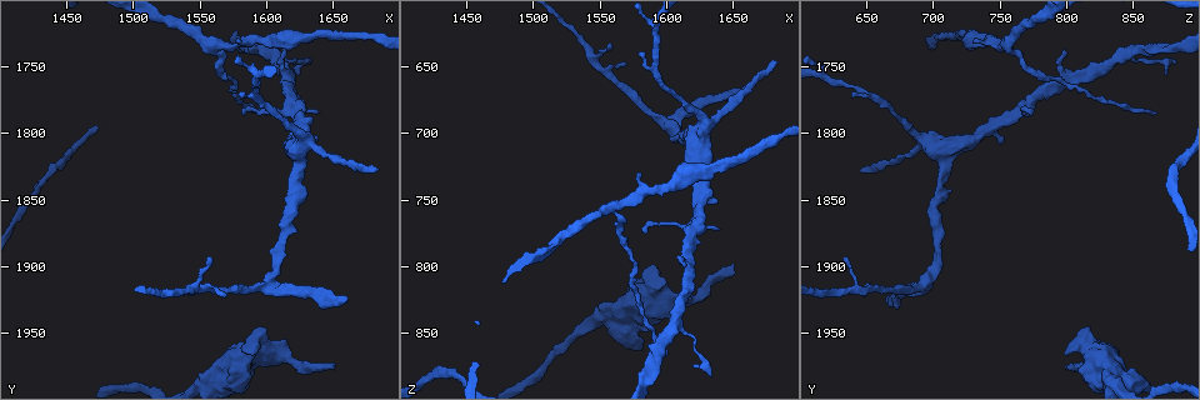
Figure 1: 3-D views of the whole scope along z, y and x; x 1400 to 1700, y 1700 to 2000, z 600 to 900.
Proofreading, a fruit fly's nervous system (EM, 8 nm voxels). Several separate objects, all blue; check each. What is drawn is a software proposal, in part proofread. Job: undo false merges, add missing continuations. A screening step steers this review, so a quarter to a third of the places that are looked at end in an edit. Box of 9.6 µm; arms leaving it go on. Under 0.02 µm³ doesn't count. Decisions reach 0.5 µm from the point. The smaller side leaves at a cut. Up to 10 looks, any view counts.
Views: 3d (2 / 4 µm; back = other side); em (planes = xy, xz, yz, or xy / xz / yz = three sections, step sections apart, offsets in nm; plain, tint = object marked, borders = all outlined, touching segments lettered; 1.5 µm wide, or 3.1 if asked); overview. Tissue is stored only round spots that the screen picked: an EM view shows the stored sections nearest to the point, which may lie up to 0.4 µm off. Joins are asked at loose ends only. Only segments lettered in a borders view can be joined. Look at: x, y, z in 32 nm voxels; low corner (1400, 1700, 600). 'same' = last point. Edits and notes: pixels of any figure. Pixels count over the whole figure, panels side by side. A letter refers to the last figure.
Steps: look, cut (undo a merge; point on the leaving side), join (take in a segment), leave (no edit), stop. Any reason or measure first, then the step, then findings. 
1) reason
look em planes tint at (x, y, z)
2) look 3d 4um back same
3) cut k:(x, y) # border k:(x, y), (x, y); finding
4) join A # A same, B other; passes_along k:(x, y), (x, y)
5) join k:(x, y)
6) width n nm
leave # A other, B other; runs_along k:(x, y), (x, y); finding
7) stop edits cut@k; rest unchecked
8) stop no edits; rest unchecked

free end
look em planes borders at (1662, 1926, 664)

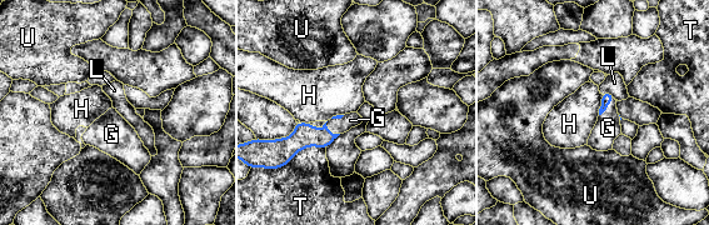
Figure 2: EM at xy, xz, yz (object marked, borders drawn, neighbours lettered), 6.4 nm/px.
join G # G same, H other, L other, T other, U other; the neuron continues

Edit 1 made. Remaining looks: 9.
an open end
look 3d 4um at (1684, 1828, 646)

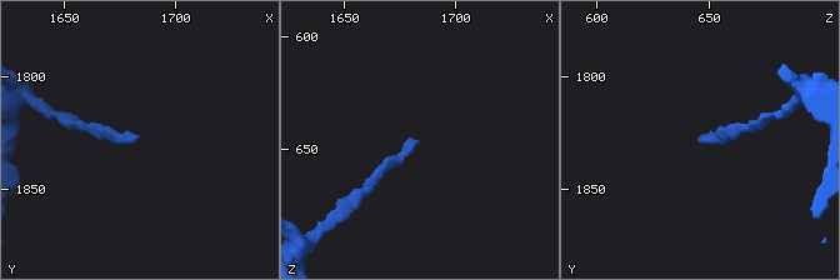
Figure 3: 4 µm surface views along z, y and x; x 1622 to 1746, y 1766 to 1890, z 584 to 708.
need the tissue
look em planes borders at (1683, 1827, 648)

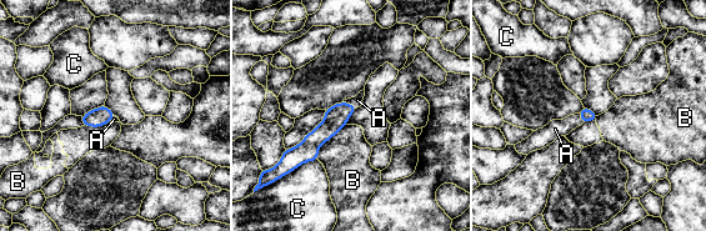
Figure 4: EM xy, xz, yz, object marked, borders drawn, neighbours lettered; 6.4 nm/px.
join A # A same, B other, C other; passes_along 4:(336, 116), (350, 105), (357, 100); the neuron continues

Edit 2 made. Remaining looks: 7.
see it whole again
look overview

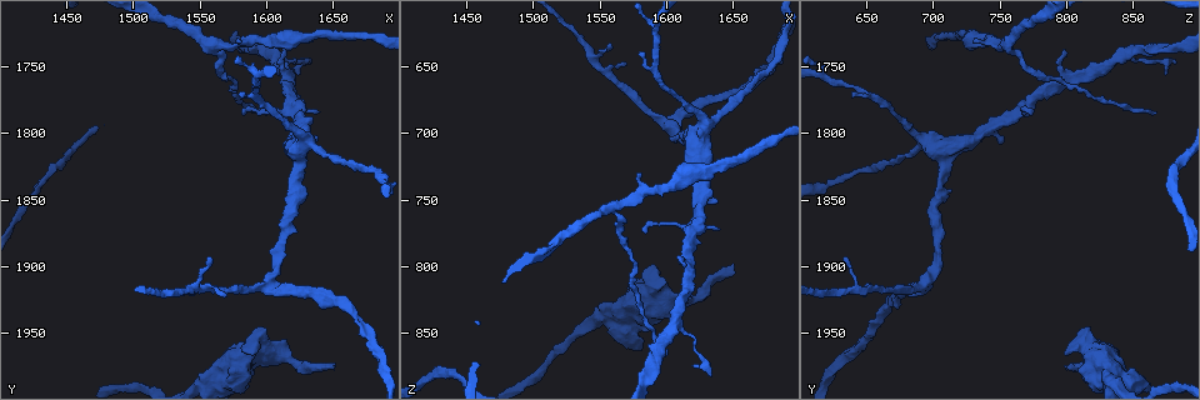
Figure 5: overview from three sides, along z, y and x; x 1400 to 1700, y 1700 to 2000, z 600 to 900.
end of a long branch
look em yz step 4 tint at (1600, 1786, 866)

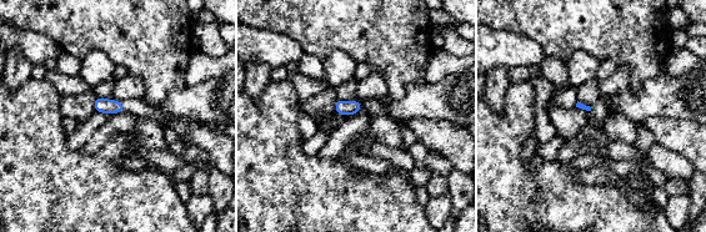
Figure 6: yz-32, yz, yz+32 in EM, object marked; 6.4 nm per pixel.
look em planes borders same

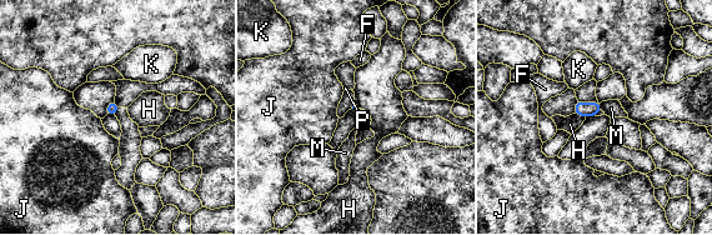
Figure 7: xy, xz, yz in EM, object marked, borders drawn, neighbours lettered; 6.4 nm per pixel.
longest_contact P 90 nm
join M # F other, H other, J other, K other, M same, P other; the neuron continues

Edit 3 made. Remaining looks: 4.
branch stops here
look em planes borders at (1650, 1974, 800)

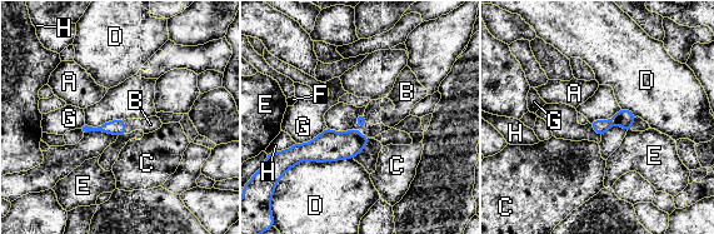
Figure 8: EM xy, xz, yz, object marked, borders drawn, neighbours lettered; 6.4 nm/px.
join B # A other, B same, C other, D other, E other, F other, G other, H other; it goes on there

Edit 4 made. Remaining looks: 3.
stop edits join@2, join@4, join@7, join@8; rest unchecked

